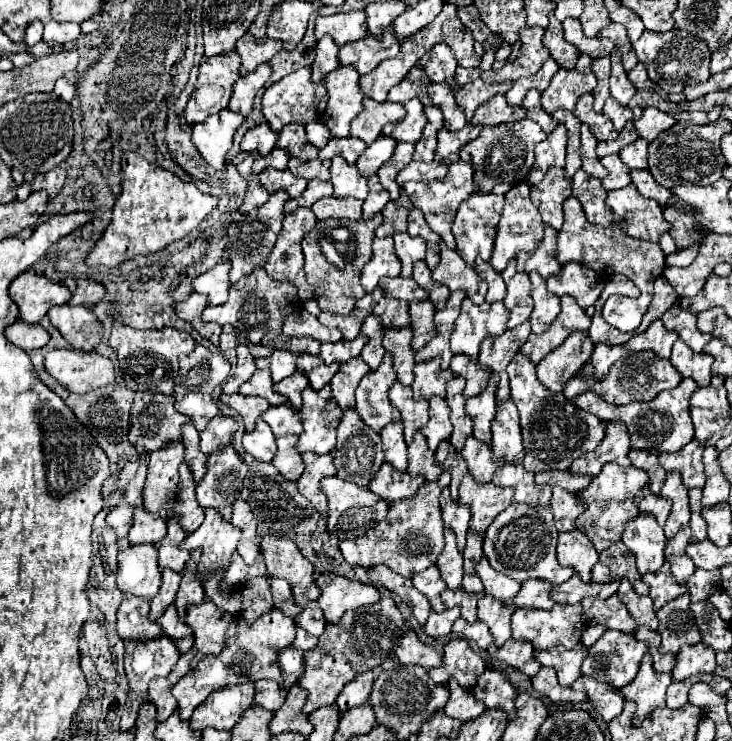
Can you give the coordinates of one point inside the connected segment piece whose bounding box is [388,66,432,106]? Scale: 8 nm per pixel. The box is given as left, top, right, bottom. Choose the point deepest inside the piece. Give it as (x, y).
(414, 85)

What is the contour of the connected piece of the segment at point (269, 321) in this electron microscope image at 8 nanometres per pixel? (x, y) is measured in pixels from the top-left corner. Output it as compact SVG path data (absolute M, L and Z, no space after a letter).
M258 268L252 274L244 276L240 282L236 282L234 286L230 286L230 296L226 304L204 308L202 320L216 322L220 326L232 324L234 328L246 332L252 344L260 344L262 336L266 336L268 332L276 334L282 332L282 322L290 312L294 312L294 308L296 308L296 286L288 280L282 282L270 280L266 270Z

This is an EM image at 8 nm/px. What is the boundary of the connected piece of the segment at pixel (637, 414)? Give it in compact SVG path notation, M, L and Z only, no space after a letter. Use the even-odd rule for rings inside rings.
M684 378L676 388L664 390L650 402L630 402L624 406L614 406L606 402L602 396L594 392L584 392L574 398L576 406L582 410L602 416L608 422L622 422L628 426L630 434L630 448L632 450L646 450L646 452L676 452L682 446L686 446L694 438L694 426L690 420L690 396L696 390L696 382L690 378Z

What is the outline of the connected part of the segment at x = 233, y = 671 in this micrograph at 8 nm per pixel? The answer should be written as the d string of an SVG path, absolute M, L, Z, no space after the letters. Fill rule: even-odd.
M272 610L266 616L254 620L252 626L246 626L244 620L236 618L226 632L226 644L220 656L204 656L194 672L188 672L182 680L172 686L172 694L178 702L178 716L182 720L190 720L194 708L206 700L206 696L214 690L222 690L228 684L242 682L258 682L258 680L280 680L280 666L276 666L278 652L294 642L296 626L290 616L284 616L280 610Z

